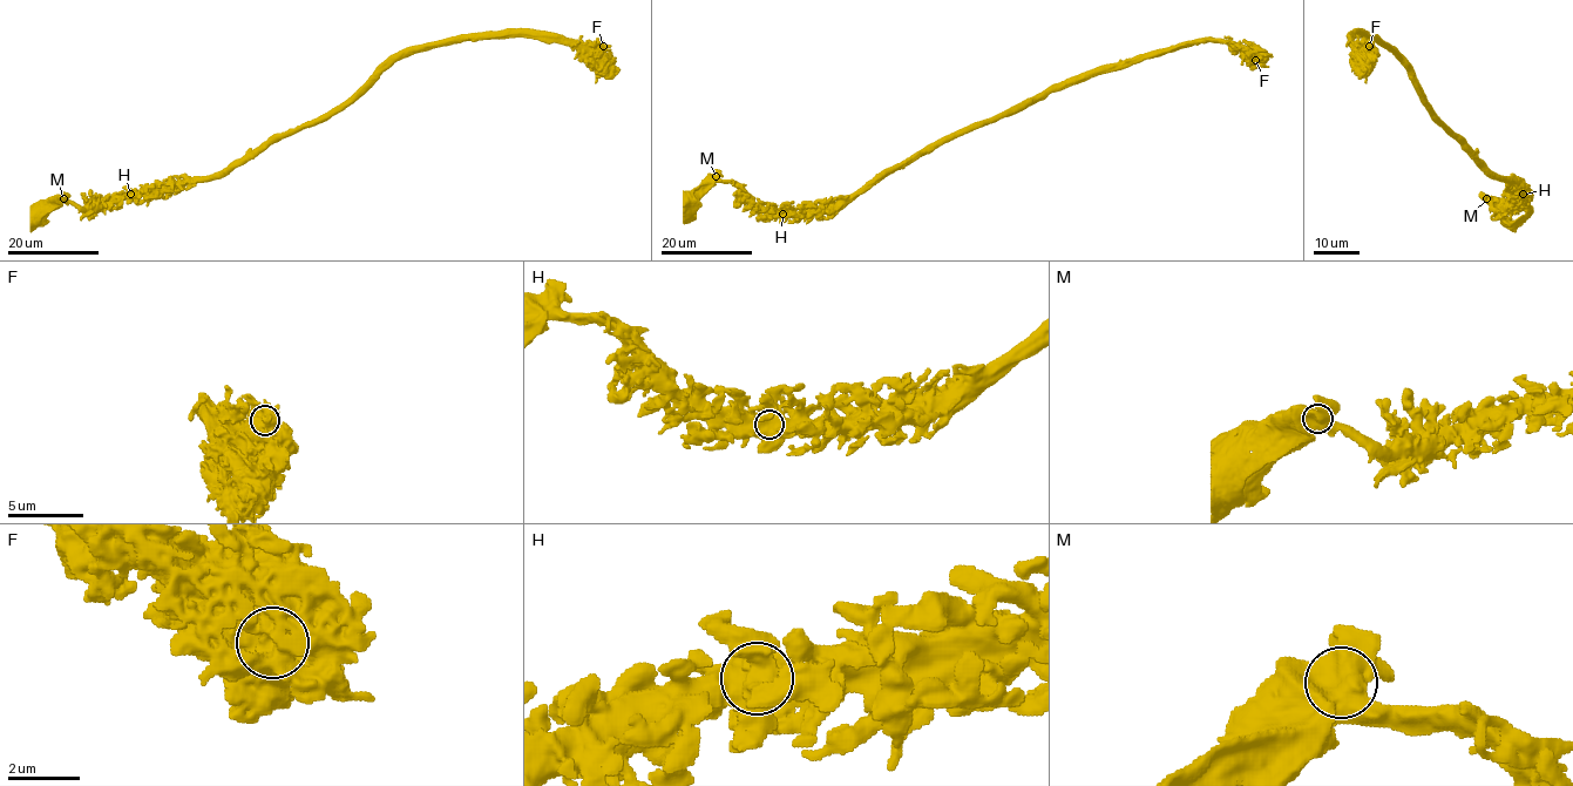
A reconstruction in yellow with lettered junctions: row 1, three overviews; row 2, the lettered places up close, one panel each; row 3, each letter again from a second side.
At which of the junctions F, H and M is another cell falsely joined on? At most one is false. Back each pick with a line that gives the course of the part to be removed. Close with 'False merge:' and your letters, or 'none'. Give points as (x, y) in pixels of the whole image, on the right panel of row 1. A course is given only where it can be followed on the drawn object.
False merge: none

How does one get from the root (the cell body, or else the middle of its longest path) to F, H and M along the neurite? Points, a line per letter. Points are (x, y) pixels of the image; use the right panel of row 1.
F: (1442, 121), (1429, 108), (1407, 67), (1378, 38), (1355, 35), (1350, 39), (1369, 46)
H: (1442, 121), (1498, 177), (1516, 185), (1523, 195)
M: (1442, 121), (1498, 177), (1521, 191), (1511, 205), (1496, 208), (1486, 198)

